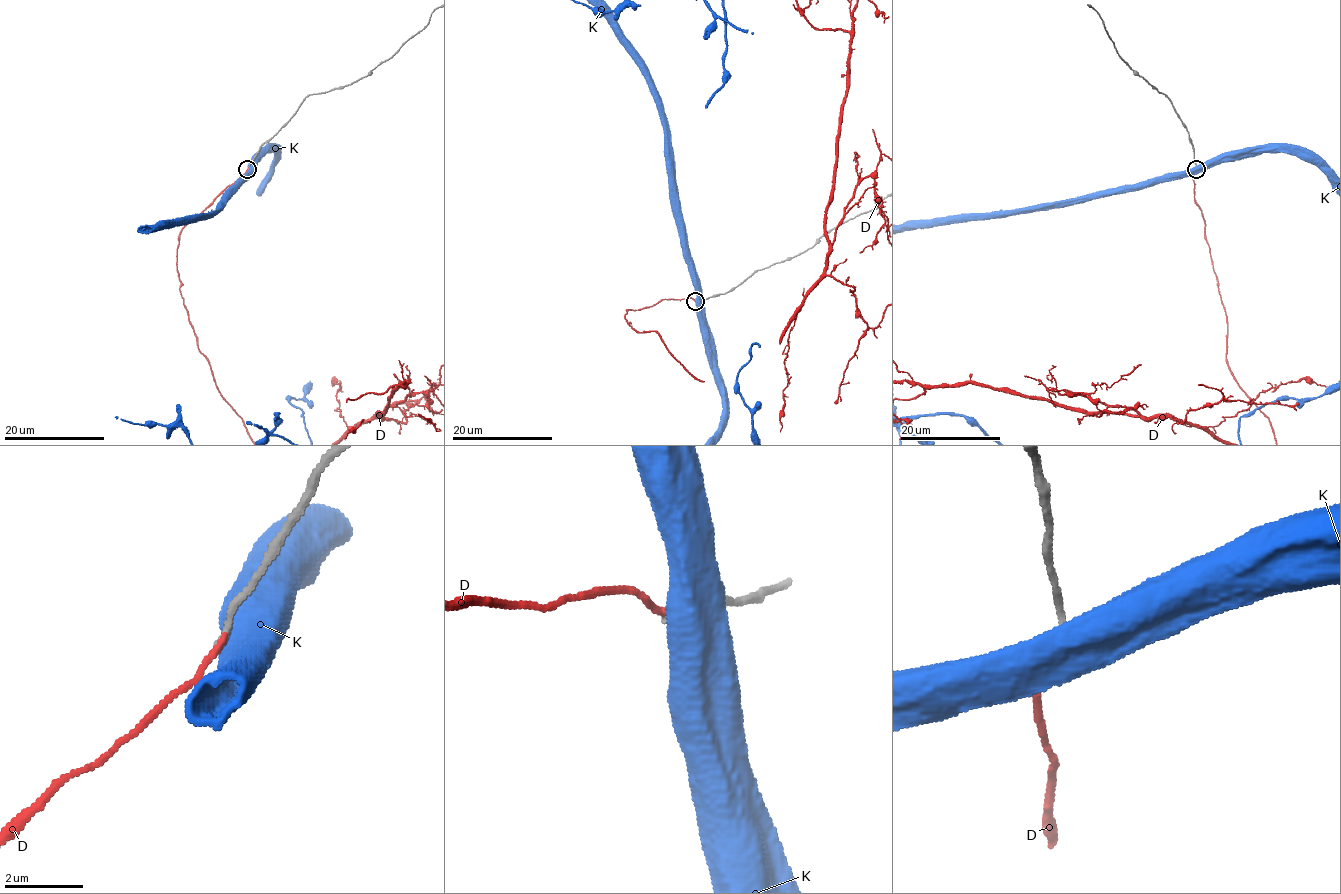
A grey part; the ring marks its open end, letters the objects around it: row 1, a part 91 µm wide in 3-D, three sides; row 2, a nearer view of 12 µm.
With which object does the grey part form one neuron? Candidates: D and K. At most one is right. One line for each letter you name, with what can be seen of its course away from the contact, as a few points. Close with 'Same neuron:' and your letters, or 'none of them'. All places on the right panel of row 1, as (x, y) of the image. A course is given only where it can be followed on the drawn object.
Same neuron: none of them

